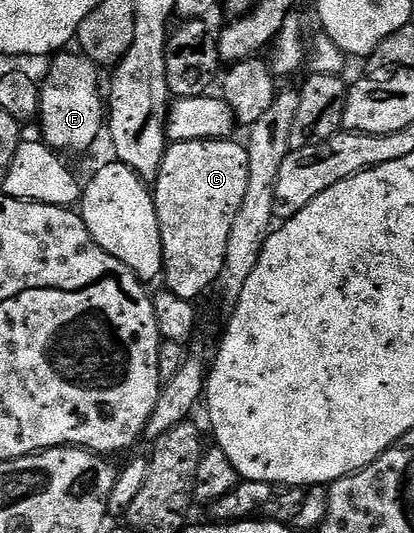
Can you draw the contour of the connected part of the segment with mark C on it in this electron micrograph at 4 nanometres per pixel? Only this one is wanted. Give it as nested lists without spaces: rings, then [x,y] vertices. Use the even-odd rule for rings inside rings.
[[[208,139],[169,143],[166,146],[161,168],[157,171],[153,203],[157,207],[163,241],[163,283],[168,291],[175,293],[175,297],[197,301],[208,287],[210,290],[216,284],[223,273],[231,224],[235,222],[235,213],[239,213],[239,205],[243,205],[243,196],[246,194],[247,153],[240,142],[237,144],[233,139]]]

